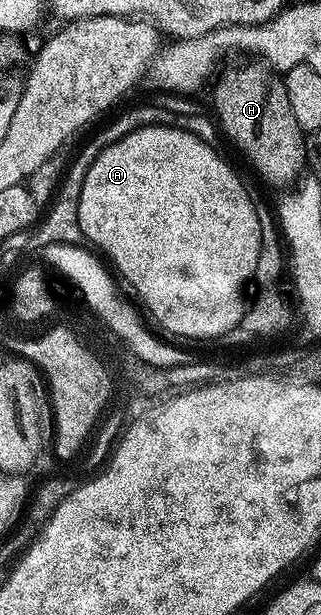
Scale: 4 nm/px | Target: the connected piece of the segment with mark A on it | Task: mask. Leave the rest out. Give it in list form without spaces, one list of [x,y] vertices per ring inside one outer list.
[[[177,124],[149,125],[124,135],[124,139],[104,147],[104,151],[100,151],[100,155],[96,155],[92,167],[88,167],[88,175],[84,175],[84,187],[80,191],[80,199],[78,200],[80,231],[84,231],[87,242],[113,266],[116,273],[116,268],[118,268],[119,274],[117,273],[117,276],[119,278],[122,276],[138,292],[139,299],[146,304],[145,312],[150,317],[158,313],[154,319],[155,322],[166,321],[168,328],[179,329],[180,331],[221,331],[222,328],[230,329],[230,324],[238,321],[236,307],[238,307],[240,283],[242,281],[252,281],[256,274],[256,263],[260,259],[262,236],[260,235],[260,219],[258,218],[259,206],[254,205],[249,191],[242,186],[242,181],[234,174],[233,167],[217,153],[219,150],[215,146],[204,143],[198,138],[198,134],[189,128],[186,128],[187,130],[178,128]]]

